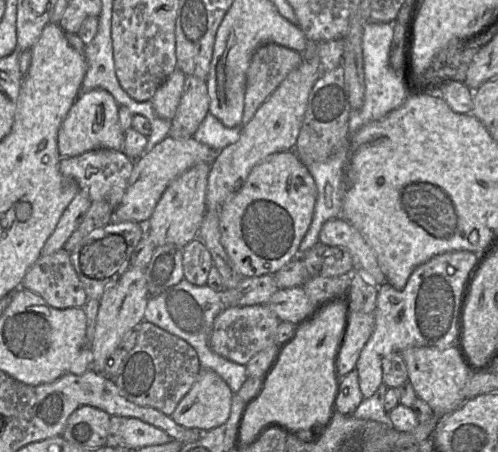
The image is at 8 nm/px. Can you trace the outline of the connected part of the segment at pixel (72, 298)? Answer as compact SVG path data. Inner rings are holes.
M64 248L48 256L41 255L25 274L20 287L38 294L56 309L83 307L87 302L70 254Z

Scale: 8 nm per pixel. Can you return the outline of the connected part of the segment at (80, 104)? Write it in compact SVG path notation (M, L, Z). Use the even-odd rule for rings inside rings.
M97 88L80 93L58 130L57 146L60 156L75 157L94 149L123 151L125 132L119 125L118 109L118 103L106 90Z

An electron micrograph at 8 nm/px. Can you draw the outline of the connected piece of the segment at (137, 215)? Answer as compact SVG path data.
M168 136L152 148L149 148L134 161L125 194L120 204L113 209L113 220L111 222L132 221L146 224L169 183L196 164L211 164L216 158L216 154L217 151L197 142L193 137L174 139Z

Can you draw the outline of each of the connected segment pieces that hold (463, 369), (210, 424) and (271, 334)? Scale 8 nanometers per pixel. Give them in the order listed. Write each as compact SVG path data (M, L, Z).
M452 342L451 347L446 349L411 347L400 353L407 366L408 380L411 382L417 397L429 404L435 415L448 415L465 402L463 388L470 371L454 342Z
M201 370L171 418L185 428L212 430L228 420L233 396L228 384L215 371Z
M266 304L224 308L214 320L209 345L220 356L246 365L255 354L276 343L280 323L280 319Z

